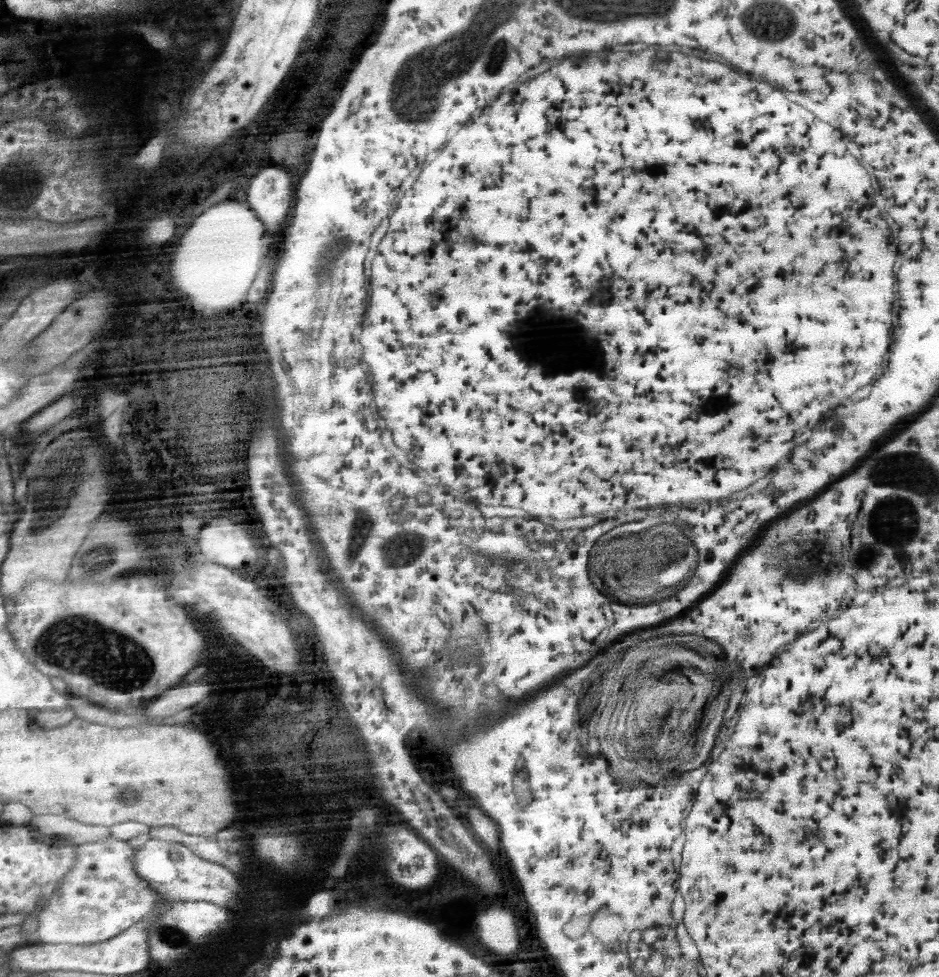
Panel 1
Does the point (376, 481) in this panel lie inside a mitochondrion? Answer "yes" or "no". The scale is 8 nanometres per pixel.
no

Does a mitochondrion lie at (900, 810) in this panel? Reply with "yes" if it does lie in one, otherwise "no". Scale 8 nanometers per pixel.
no

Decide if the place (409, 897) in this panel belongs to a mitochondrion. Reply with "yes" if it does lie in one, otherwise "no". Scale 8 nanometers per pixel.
no

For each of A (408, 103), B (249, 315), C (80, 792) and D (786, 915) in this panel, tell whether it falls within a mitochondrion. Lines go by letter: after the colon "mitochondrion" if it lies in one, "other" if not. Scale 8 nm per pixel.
A: mitochondrion
B: other
C: other
D: other

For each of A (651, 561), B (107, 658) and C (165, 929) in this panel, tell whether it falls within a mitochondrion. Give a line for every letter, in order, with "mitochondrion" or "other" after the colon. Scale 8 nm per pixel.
A: mitochondrion
B: mitochondrion
C: mitochondrion

